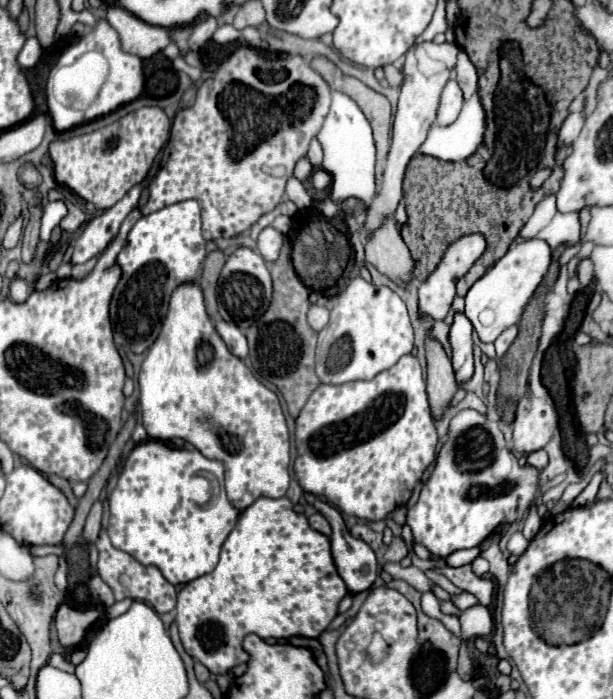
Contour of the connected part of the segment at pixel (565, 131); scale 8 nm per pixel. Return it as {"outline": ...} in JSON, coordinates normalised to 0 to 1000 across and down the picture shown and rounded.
{"outline":[[[933,160],[910,189],[910,209],[930,209],[943,197],[943,192],[949,186],[949,177],[953,177],[953,163],[949,160]]]}

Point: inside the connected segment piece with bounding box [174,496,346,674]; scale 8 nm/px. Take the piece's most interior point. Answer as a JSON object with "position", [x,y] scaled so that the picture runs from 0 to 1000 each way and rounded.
{"position":[450,828]}

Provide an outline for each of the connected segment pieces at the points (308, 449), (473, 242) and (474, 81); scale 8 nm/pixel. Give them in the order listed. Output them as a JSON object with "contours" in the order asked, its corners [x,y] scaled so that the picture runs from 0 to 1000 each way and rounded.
{"contours":[[[[662,506],[662,509],[653,512],[653,518],[646,524],[639,524],[630,532],[620,532],[610,544],[564,546],[564,549],[555,549],[555,552],[522,549],[509,561],[509,567],[502,569],[499,581],[493,584],[493,589],[489,589],[489,595],[483,601],[483,644],[486,644],[486,652],[483,652],[483,661],[480,661],[480,678],[483,678],[486,692],[489,692],[489,698],[496,704],[532,712],[555,732],[561,732],[568,738],[594,741],[594,744],[626,744],[636,732],[643,732],[646,727],[653,727],[653,724],[659,724],[666,718],[666,712],[672,710],[672,701],[682,692],[682,687],[688,684],[692,672],[711,655],[711,635],[715,635],[715,624],[711,624],[711,612],[708,612],[705,592],[701,592],[701,578],[698,578],[698,564],[695,564],[695,546],[692,546],[692,538],[688,538],[688,526],[685,526],[685,518],[679,515],[679,509]]],[[[763,335],[763,338],[754,338],[750,343],[744,343],[724,363],[721,375],[715,378],[715,383],[685,406],[682,412],[682,423],[685,423],[685,446],[692,452],[701,452],[708,458],[724,458],[728,449],[734,446],[737,441],[737,429],[744,423],[744,401],[750,401],[750,395],[757,395],[770,378],[790,363],[793,358],[793,343],[786,335]]],[[[750,72],[741,112],[747,114],[747,123],[754,126],[757,140],[770,137],[780,129],[780,106],[777,106],[777,97],[773,97],[773,92],[767,89],[767,83],[763,83],[763,77],[757,72]]]]}

